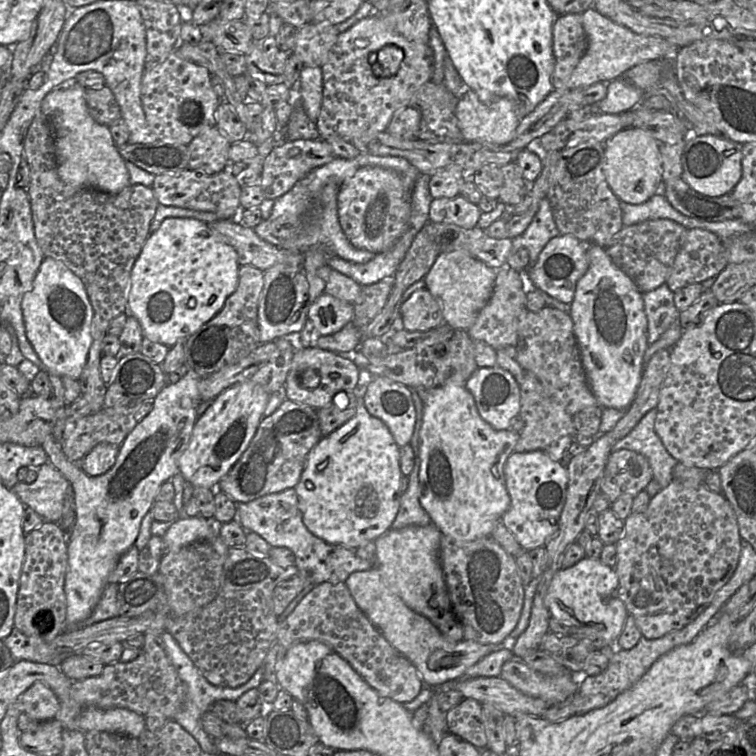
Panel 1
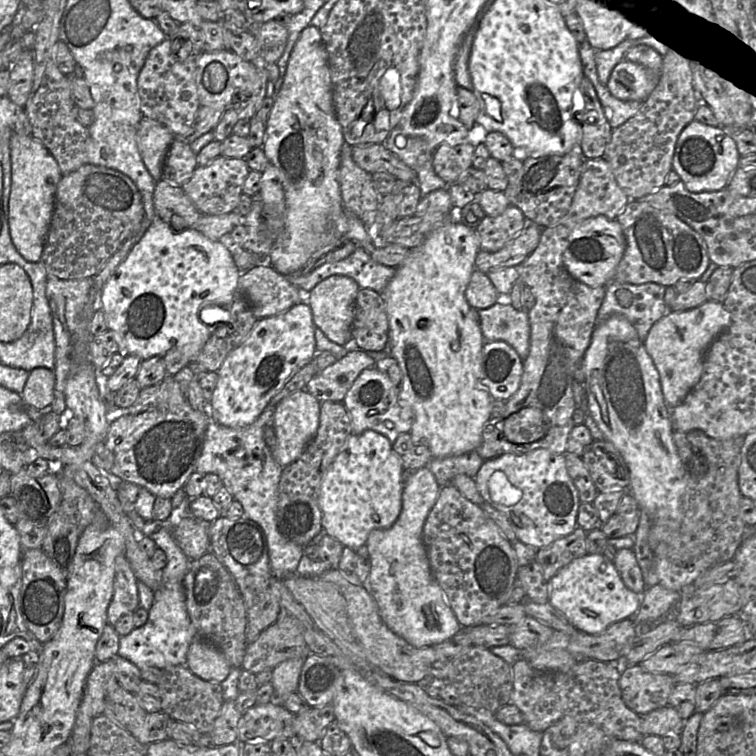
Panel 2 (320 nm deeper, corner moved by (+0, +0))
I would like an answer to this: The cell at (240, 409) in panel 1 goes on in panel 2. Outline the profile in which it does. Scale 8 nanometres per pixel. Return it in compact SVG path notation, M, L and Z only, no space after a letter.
M306 301L278 315L258 319L244 342L227 355L217 371L217 384L208 404L212 419L227 427L252 424L272 397L317 353L314 328Z

